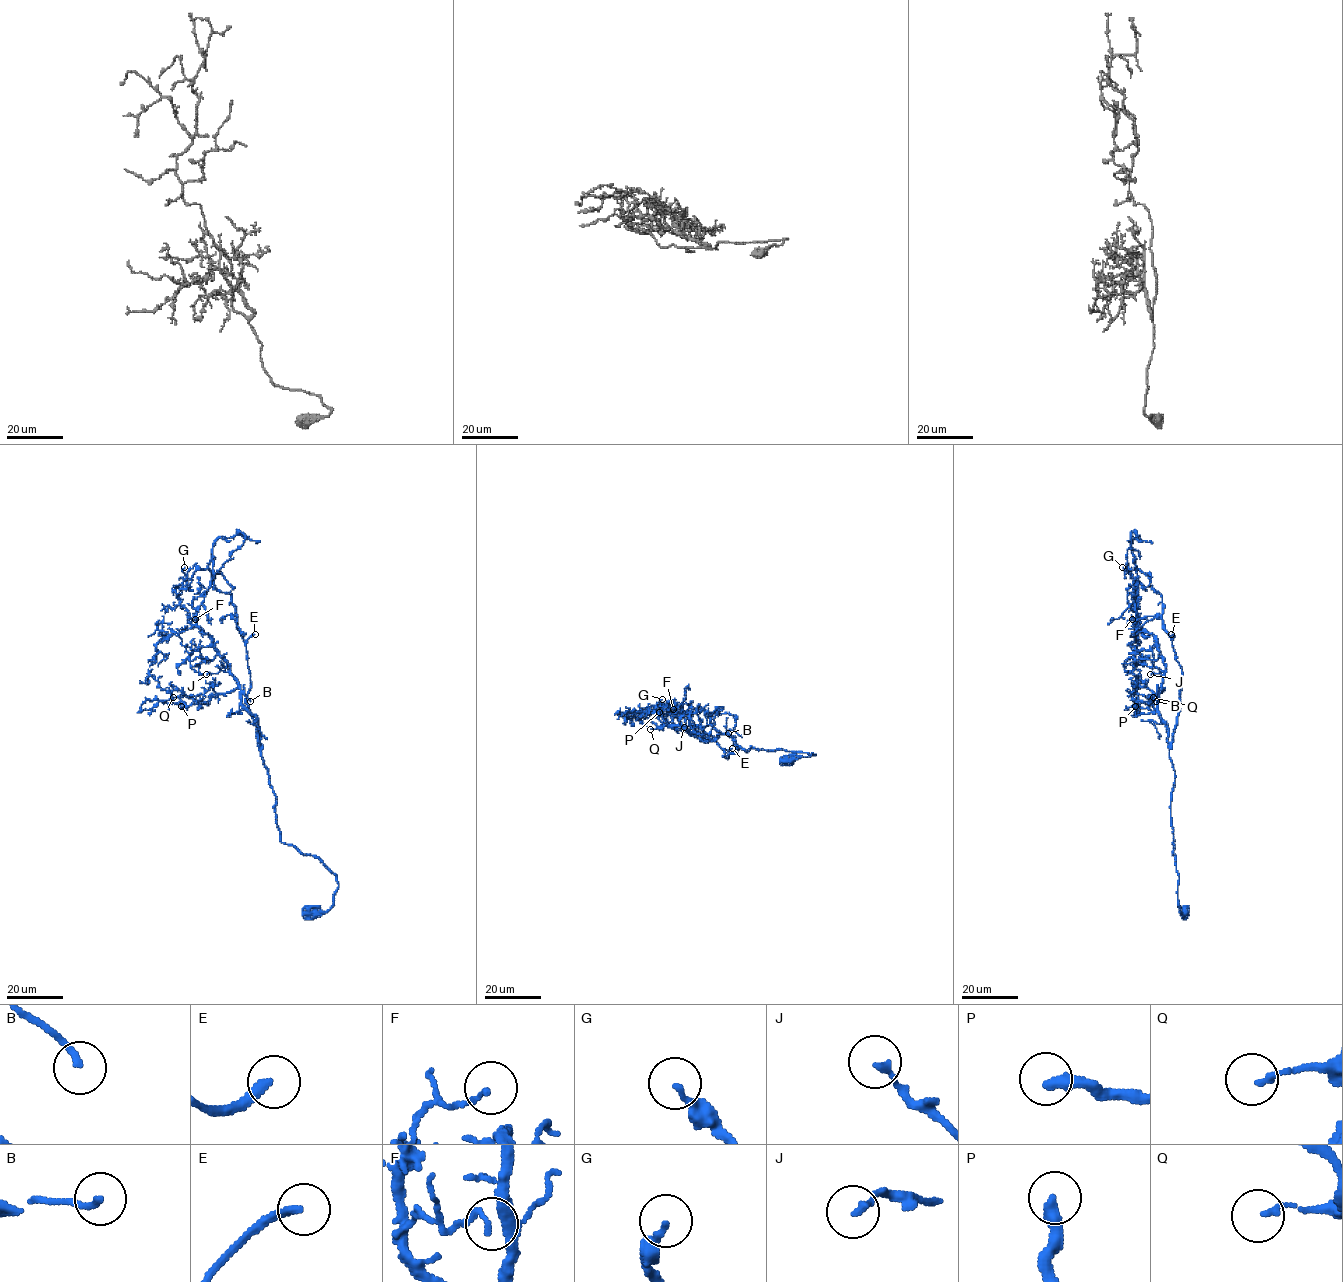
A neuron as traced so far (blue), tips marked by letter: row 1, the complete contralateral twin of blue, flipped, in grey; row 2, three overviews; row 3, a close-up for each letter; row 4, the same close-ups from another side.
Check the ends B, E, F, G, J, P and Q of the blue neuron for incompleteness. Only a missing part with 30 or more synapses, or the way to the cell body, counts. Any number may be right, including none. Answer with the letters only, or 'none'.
E

